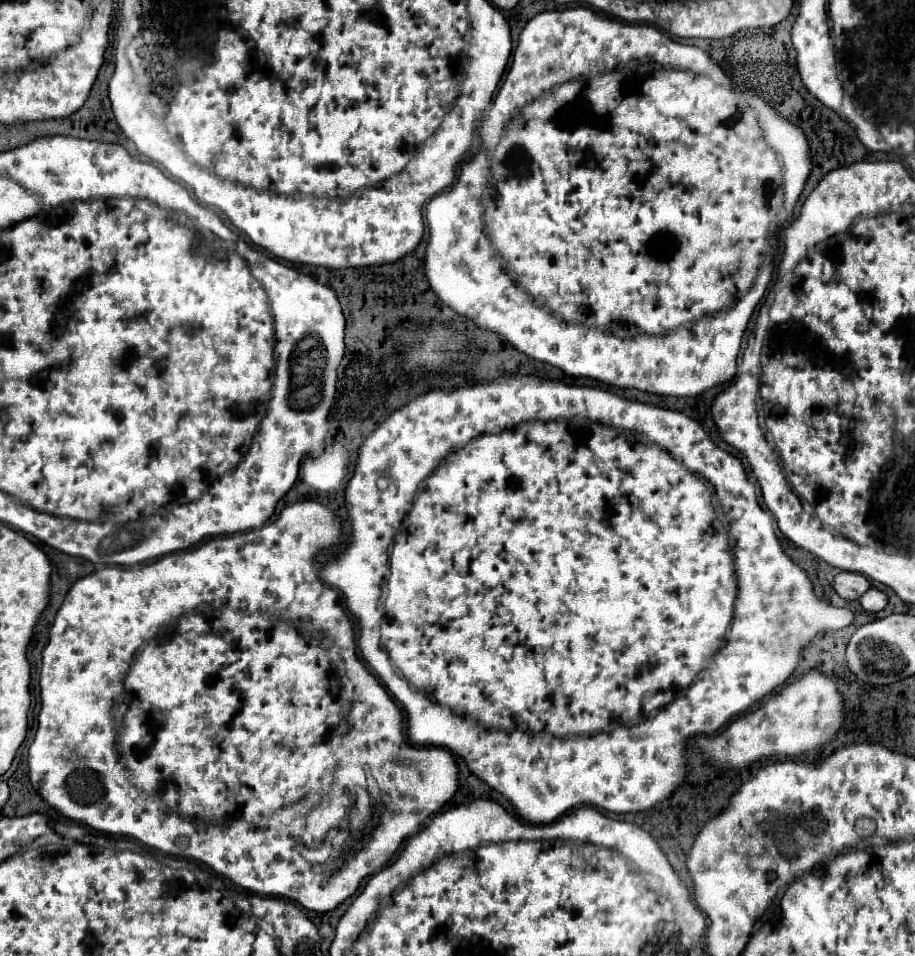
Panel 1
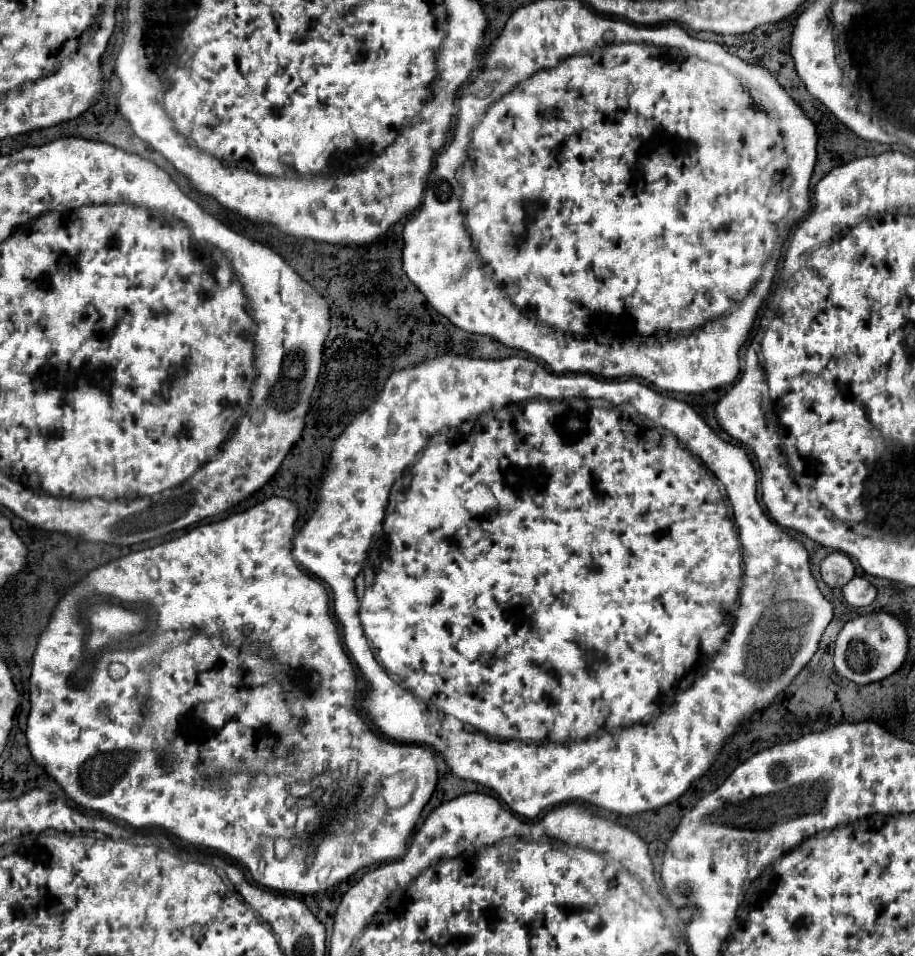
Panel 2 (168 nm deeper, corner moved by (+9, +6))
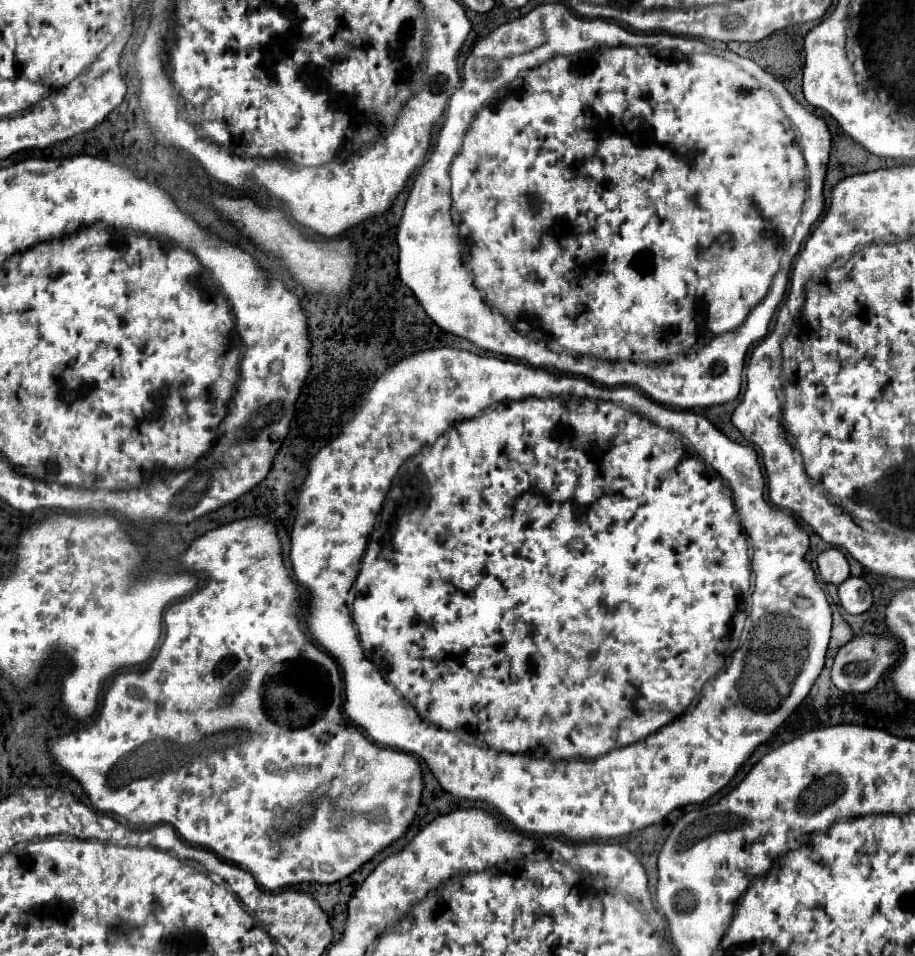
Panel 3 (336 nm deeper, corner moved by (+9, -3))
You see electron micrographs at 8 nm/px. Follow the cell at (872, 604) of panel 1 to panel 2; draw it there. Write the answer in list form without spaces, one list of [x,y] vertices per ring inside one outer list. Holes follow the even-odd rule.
[[[855,576],[845,588],[843,588],[843,598],[851,604],[851,606],[869,606],[877,596],[877,590],[871,582],[867,582],[865,578]]]

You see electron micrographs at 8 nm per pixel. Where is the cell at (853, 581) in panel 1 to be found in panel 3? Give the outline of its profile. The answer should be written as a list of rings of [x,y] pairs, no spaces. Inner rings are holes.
[[[835,547],[821,551],[817,557],[817,565],[819,565],[819,575],[825,583],[841,585],[849,577],[847,557],[843,555],[843,551],[839,551]]]

